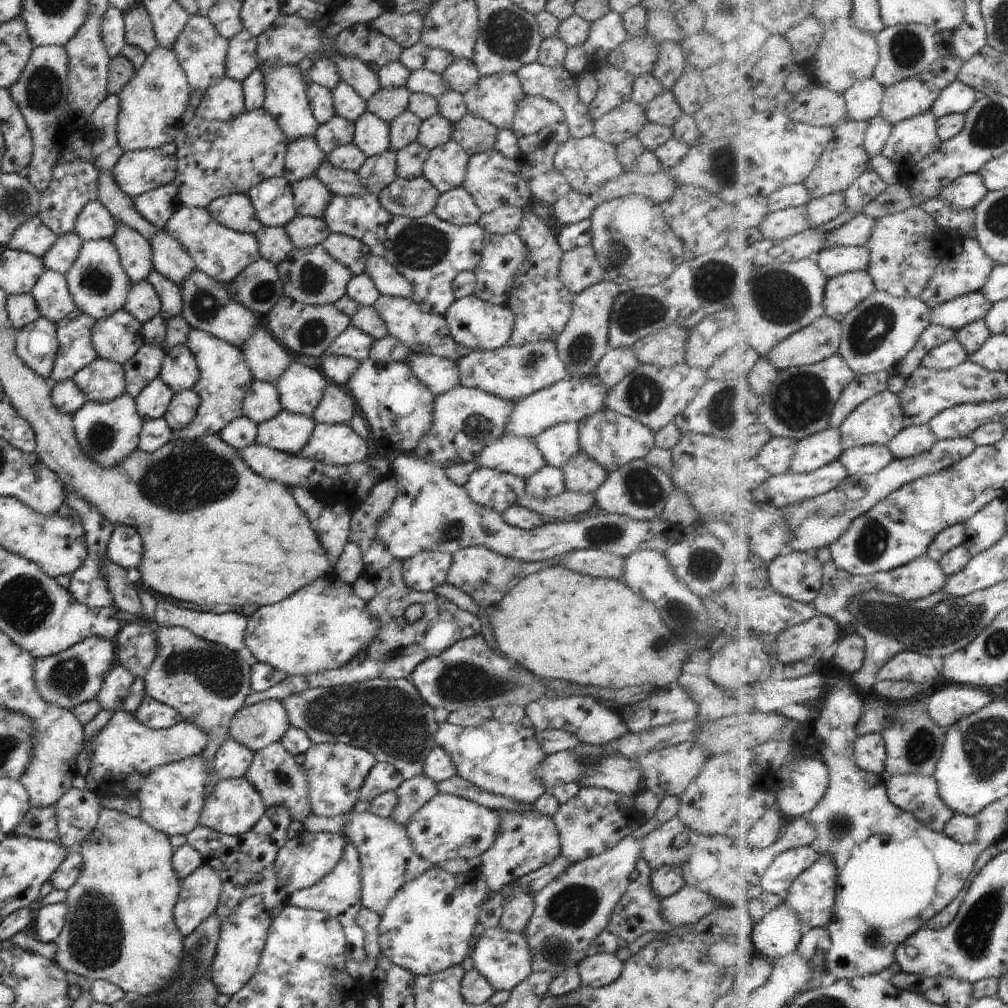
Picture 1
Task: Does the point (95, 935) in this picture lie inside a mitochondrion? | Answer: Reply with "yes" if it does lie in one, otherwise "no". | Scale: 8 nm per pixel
yes

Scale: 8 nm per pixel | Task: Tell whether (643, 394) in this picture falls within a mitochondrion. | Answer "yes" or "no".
yes

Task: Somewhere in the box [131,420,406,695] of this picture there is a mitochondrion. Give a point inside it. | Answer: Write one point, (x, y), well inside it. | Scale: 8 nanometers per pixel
(196, 473)

